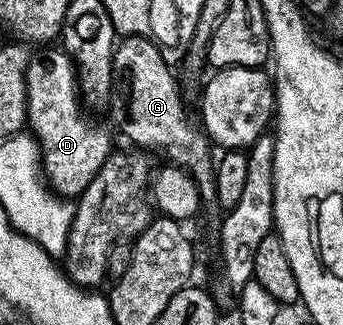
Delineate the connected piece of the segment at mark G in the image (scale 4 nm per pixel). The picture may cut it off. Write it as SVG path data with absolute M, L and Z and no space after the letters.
M127 36L116 45L113 57L113 66L127 77L127 119L123 122L123 130L131 142L136 142L136 147L146 151L160 150L167 157L168 163L174 164L187 171L195 179L200 191L207 192L212 189L213 179L216 174L216 163L211 162L213 143L207 137L202 125L198 121L191 122L187 115L187 106L183 103L183 94L179 91L179 82L175 79L172 67L163 59L159 47L150 38Z

